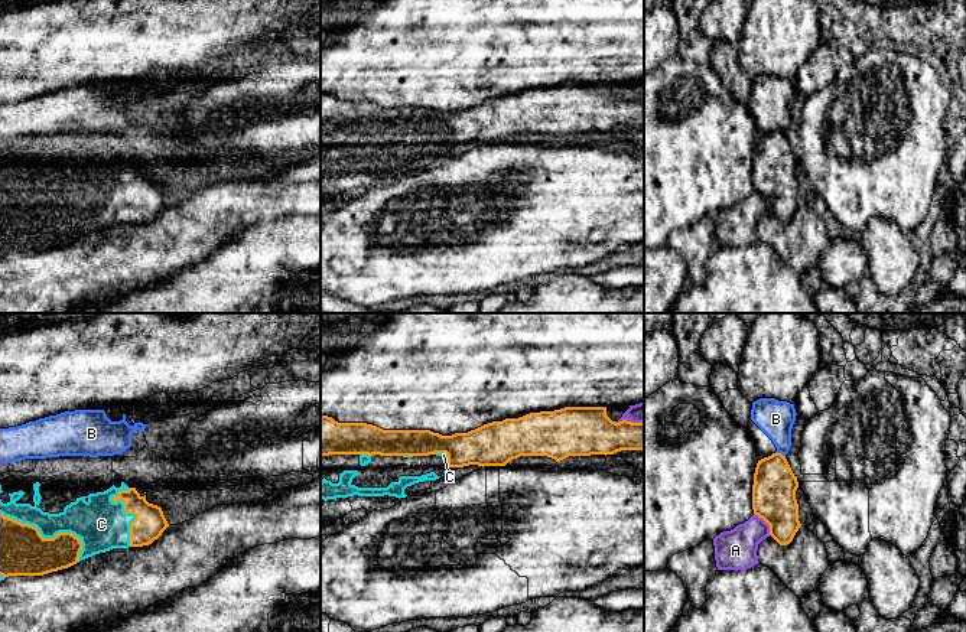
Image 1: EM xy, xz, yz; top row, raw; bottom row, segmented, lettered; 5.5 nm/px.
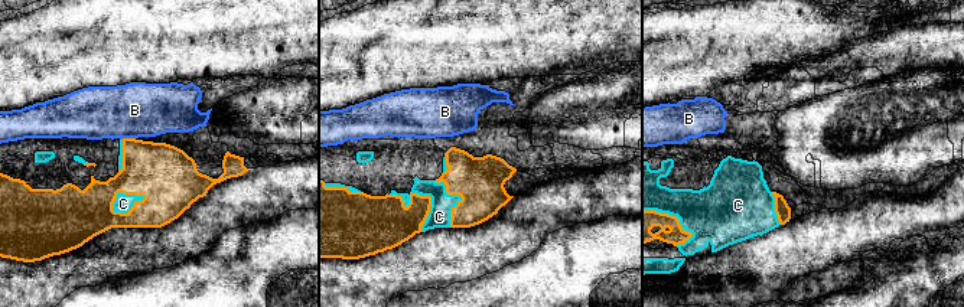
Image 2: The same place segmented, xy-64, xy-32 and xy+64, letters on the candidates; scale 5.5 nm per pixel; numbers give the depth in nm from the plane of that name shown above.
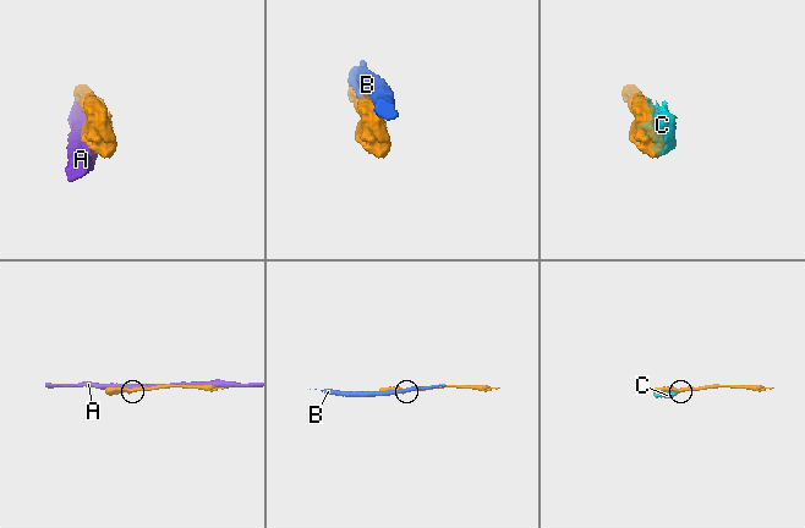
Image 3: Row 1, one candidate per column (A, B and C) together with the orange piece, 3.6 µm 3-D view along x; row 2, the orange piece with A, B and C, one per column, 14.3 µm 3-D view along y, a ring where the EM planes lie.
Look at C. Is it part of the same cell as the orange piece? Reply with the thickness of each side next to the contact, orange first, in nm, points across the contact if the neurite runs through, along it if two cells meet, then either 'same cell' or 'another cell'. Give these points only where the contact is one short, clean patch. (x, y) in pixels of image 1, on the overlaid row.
calibres 280 and 220 nm; same cell

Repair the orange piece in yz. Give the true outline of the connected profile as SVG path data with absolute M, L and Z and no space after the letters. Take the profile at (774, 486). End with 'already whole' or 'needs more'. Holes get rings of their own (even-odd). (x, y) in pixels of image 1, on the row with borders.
M773 453L758 460L752 485L752 509L770 525L770 535L780 545L790 544L801 527L797 488L797 476L786 456Z | already whole

